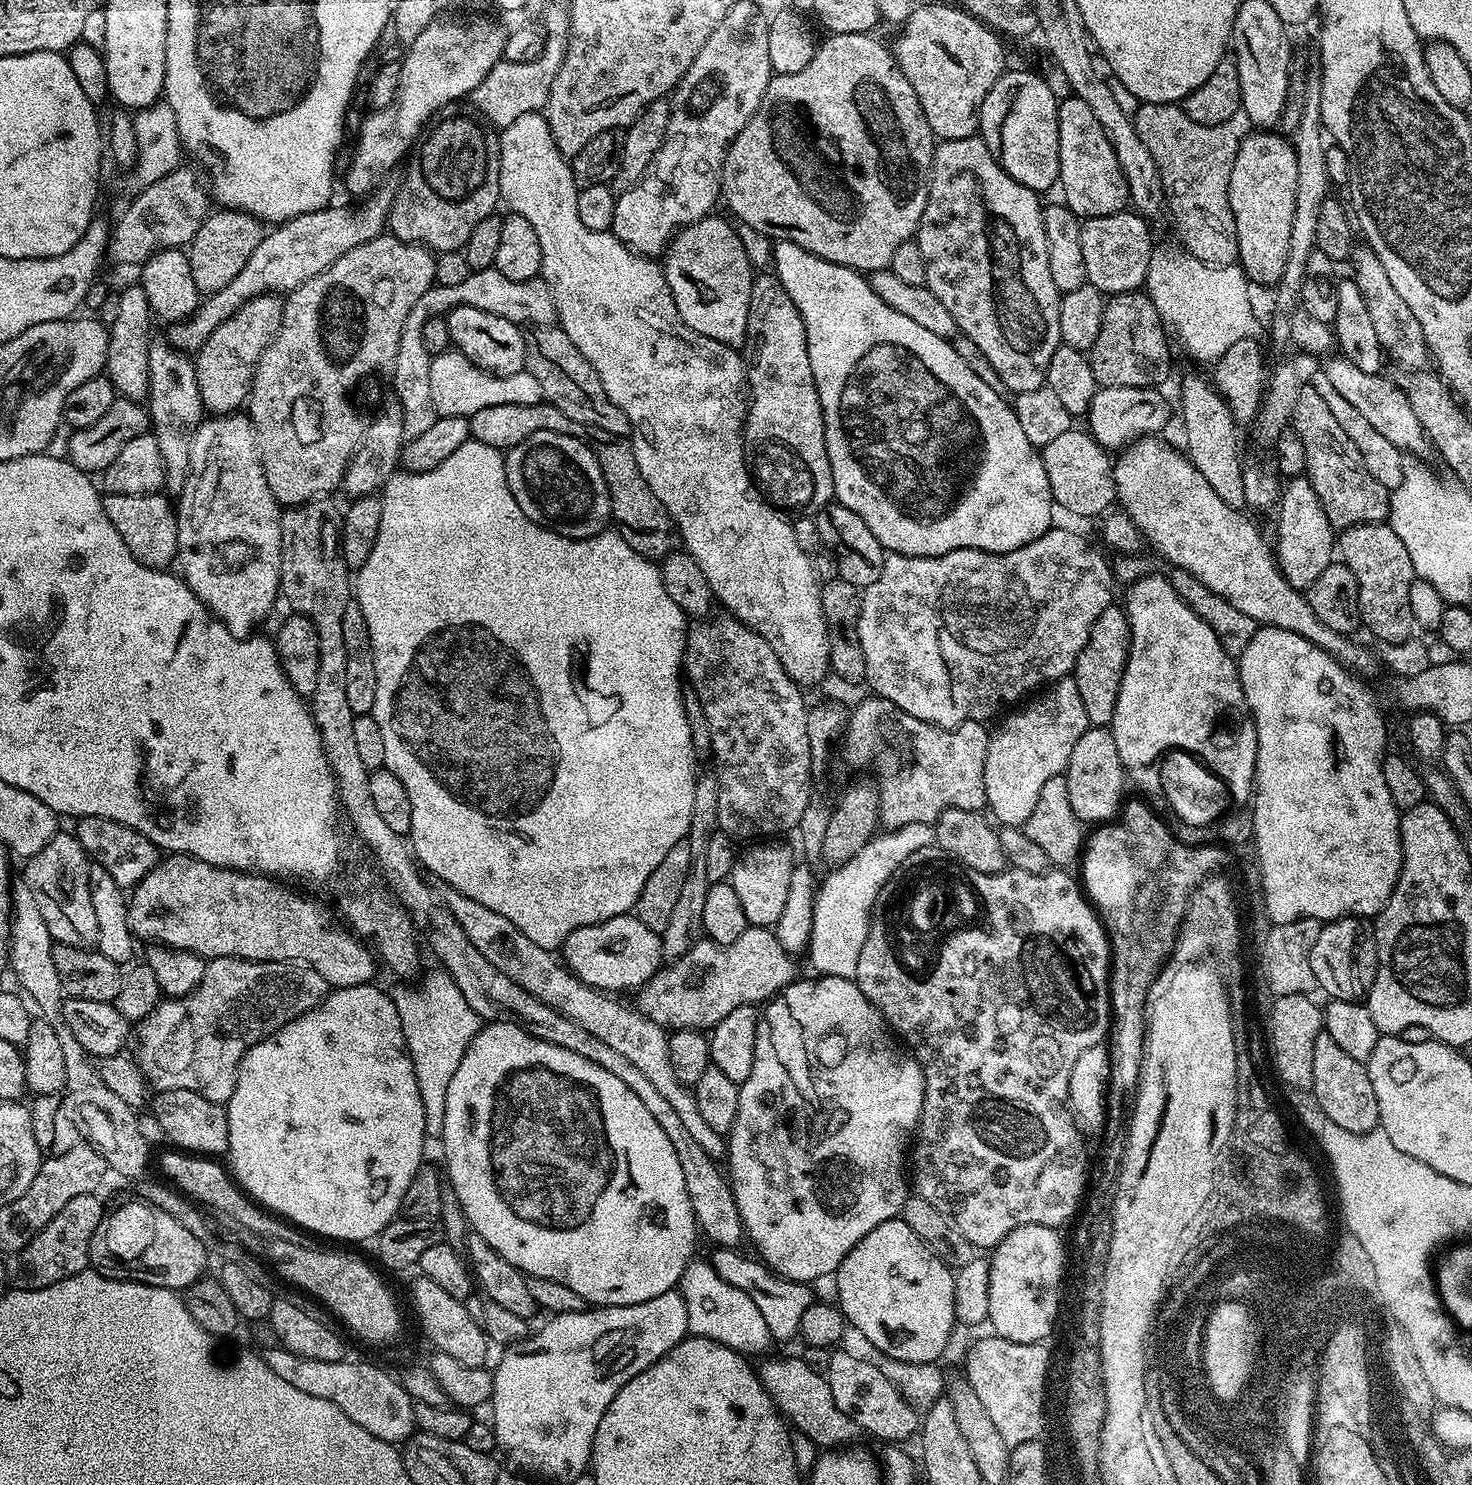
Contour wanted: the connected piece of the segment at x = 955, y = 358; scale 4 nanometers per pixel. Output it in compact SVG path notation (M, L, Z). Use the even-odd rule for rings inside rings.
M781 240L773 247L772 259L774 275L798 306L806 326L810 370L814 370L814 382L824 411L824 437L826 452L830 454L830 470L834 474L835 503L854 510L854 514L858 514L858 518L862 518L866 526L870 526L874 538L878 538L885 553L898 556L941 556L959 548L1009 552L1034 542L1034 538L1053 527L1054 501L1050 494L1050 478L1046 478L1043 455L1033 446L1030 438L1026 438L1018 423L1015 407L1009 401L1007 404L1001 393L990 390L990 386L986 386L986 382L982 382L982 378L978 378L978 374L974 374L974 370L970 370L966 362L962 362L951 339L930 334L930 330L918 326L918 322L906 318L906 314L900 314L898 310L886 306L886 302L882 302L882 298L878 298L878 294L872 289L871 283L855 268L831 264L829 260L818 258L789 240Z

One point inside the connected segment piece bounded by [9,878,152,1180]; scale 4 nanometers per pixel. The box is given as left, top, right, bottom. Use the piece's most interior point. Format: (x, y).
(104, 1121)

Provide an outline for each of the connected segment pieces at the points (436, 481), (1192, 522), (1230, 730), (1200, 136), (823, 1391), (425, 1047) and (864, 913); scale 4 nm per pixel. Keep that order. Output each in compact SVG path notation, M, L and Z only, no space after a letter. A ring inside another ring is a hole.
M469 439L446 462L434 466L432 470L425 472L410 472L398 470L394 473L382 489L382 526L378 526L378 542L374 542L374 550L370 550L370 558L354 576L354 603L362 610L366 618L366 626L370 630L370 642L374 654L374 670L378 678L378 694L374 698L374 706L370 715L378 722L382 729L382 743L386 745L386 758L384 767L392 771L406 786L406 794L410 794L410 833L412 850L415 858L423 867L429 868L440 880L448 883L447 887L455 892L466 894L466 898L474 898L474 902L482 902L482 906L490 906L502 918L510 918L530 942L538 942L538 946L549 950L556 950L563 945L566 937L576 928L597 924L603 920L609 920L615 916L631 913L636 907L638 898L642 894L642 886L646 886L646 878L654 874L654 866L666 858L670 846L685 839L682 830L690 830L691 810L693 809L694 790L698 777L698 769L692 761L694 749L692 735L684 709L684 698L680 680L682 681L682 661L684 658L684 646L686 643L686 631L684 632L684 620L686 613L676 603L670 594L666 594L666 586L660 577L660 569L648 557L638 554L623 540L619 531L605 530L596 536L575 540L569 536L563 536L536 524L518 506L514 494L510 494L510 486L506 482L506 470L504 469L505 453L494 446L486 446L482 442ZM684 804L684 816L666 816L674 814L672 806Z
M1149 434L1133 440L1127 448L1115 457L1112 473L1116 483L1116 498L1122 512L1133 520L1134 526L1145 541L1152 543L1152 548L1160 556L1169 560L1172 568L1181 568L1194 578L1198 578L1214 594L1226 598L1230 606L1242 610L1242 614L1255 620L1257 625L1290 630L1302 634L1322 650L1326 650L1337 660L1348 662L1356 652L1356 644L1343 632L1335 632L1320 621L1318 614L1310 610L1307 595L1301 589L1292 588L1274 559L1273 549L1260 537L1260 532L1247 520L1239 508L1232 508L1214 492L1213 486L1206 482L1192 465L1187 455L1179 448L1171 448L1159 435Z
M1140 576L1124 592L1122 607L1128 615L1128 628L1132 631L1132 638L1128 642L1128 661L1122 674L1122 682L1118 686L1118 698L1114 706L1114 714L1110 731L1114 738L1114 746L1118 746L1120 760L1124 763L1124 771L1127 779L1132 780L1145 792L1147 803L1151 804L1161 820L1168 825L1170 831L1179 840L1186 844L1198 844L1209 839L1208 827L1215 825L1217 821L1230 812L1228 800L1233 800L1236 806L1244 806L1249 803L1254 792L1256 779L1256 724L1252 721L1252 711L1244 697L1244 691L1240 685L1240 673L1238 664L1233 657L1228 655L1224 645L1214 634L1214 630L1174 590L1171 579L1164 576Z
M1141 103L1134 113L1134 123L1138 138L1146 142L1146 150L1158 166L1167 211L1172 211L1176 232L1188 255L1214 268L1237 263L1238 238L1228 187L1238 146L1250 128L1248 116L1241 110L1224 124L1202 126L1187 116L1179 103Z
M799 1355L780 1356L777 1360L764 1360L758 1364L758 1375L762 1386L768 1391L770 1398L776 1403L776 1407L779 1408L781 1416L797 1433L806 1435L813 1440L817 1449L836 1450L841 1446L851 1445L854 1441L852 1439L861 1435L860 1427L850 1418L846 1418L846 1414L842 1414L842 1410L838 1410L838 1406L830 1394L827 1375L820 1375L810 1370L810 1367Z
M445 970L437 971L426 973L417 984L400 982L390 995L402 1022L414 1078L418 1078L418 1094L422 1094L425 1137L440 1142L446 1122L446 1090L454 1079L454 1070L458 1070L458 1062L462 1062L462 1054L466 1054L470 1042L480 1033L482 1019L463 998L454 978Z
M931 823L903 824L901 828L884 830L873 835L868 845L854 858L843 861L824 882L819 885L813 902L813 928L809 932L806 957L812 963L813 973L834 978L853 979L858 970L858 954L866 942L872 914L877 907L876 895L880 887L887 885L893 872L910 854L934 844L934 828Z

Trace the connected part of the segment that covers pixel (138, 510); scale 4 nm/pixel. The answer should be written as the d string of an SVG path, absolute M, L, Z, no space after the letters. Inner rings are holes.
M163 491L150 494L114 494L104 496L104 509L106 518L118 530L122 542L142 562L142 566L150 566L161 570L167 569L168 564L177 559L178 526L176 525L176 509L173 501Z

